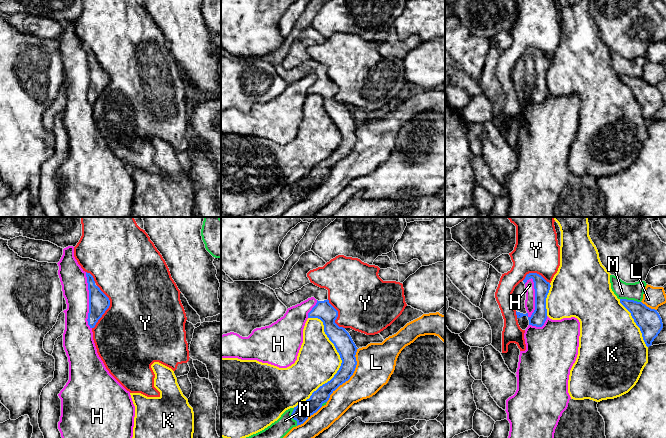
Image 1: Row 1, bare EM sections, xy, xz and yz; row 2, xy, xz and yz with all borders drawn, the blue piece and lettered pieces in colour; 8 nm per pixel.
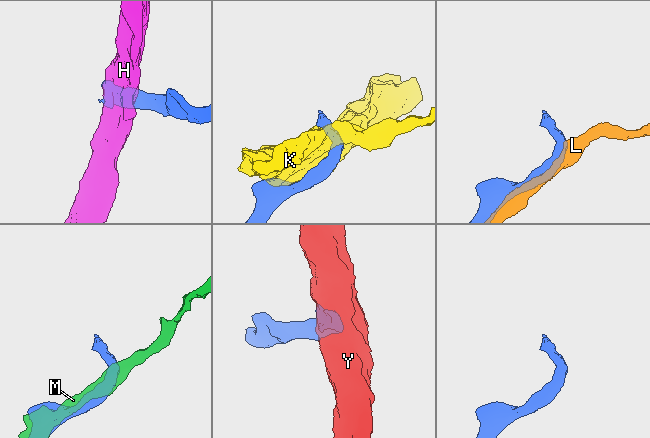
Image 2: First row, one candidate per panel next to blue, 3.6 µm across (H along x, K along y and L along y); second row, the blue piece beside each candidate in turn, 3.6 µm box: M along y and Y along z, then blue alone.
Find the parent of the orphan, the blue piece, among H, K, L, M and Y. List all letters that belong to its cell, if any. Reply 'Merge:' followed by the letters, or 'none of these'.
Merge: none of these

